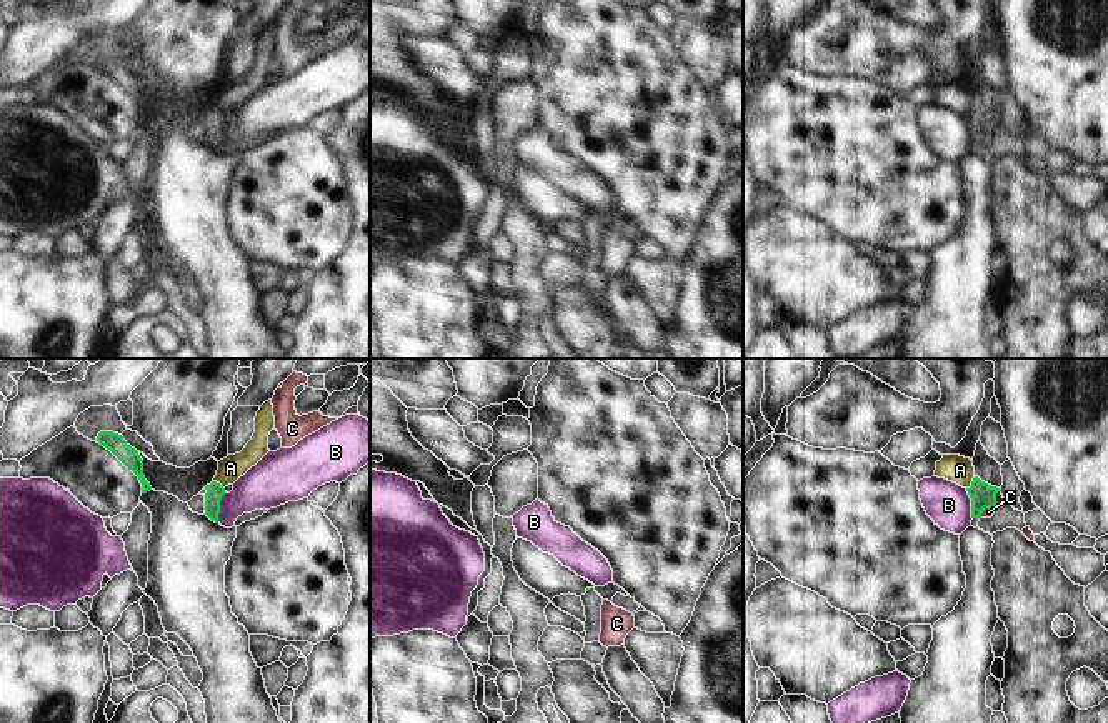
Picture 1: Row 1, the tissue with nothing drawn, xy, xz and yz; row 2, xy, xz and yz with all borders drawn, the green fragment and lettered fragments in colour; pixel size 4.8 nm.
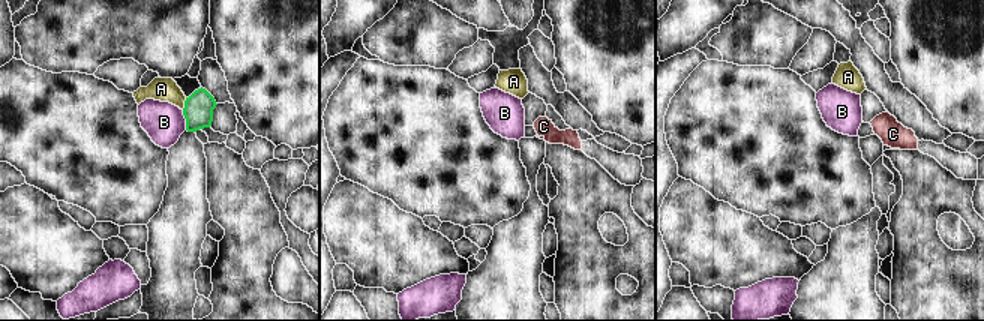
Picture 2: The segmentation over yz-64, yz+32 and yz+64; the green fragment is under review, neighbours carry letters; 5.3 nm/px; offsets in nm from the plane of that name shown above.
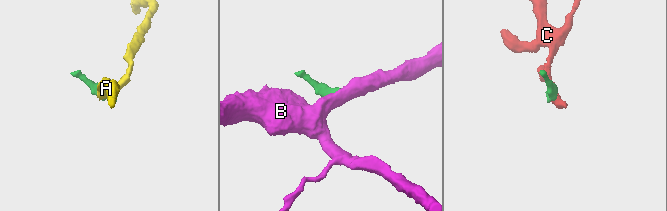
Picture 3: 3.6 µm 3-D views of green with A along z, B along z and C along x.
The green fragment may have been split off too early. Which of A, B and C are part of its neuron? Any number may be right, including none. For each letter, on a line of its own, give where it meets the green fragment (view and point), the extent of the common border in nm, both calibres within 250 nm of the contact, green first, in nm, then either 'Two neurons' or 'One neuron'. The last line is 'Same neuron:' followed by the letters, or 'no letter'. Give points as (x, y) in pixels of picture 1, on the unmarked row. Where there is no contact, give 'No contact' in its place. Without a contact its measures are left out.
A: Touches green at yz (972, 110). Shared border 80 nm. Thickness 120 nm (green) against 140 nm. Two neurons
B: Touches green at xy (219, 134). Shared border 160 nm. Thickness 80 nm (green) against 220 nm. Two neurons
C: Touches green at yz (983, 137). Shared border 90 nm. Thickness 120 nm (green) against 50 nm. Two neurons
Same neuron: no letter.

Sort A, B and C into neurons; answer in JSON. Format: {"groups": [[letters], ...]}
{"groups": [["A"], ["B"], ["C"]]}

